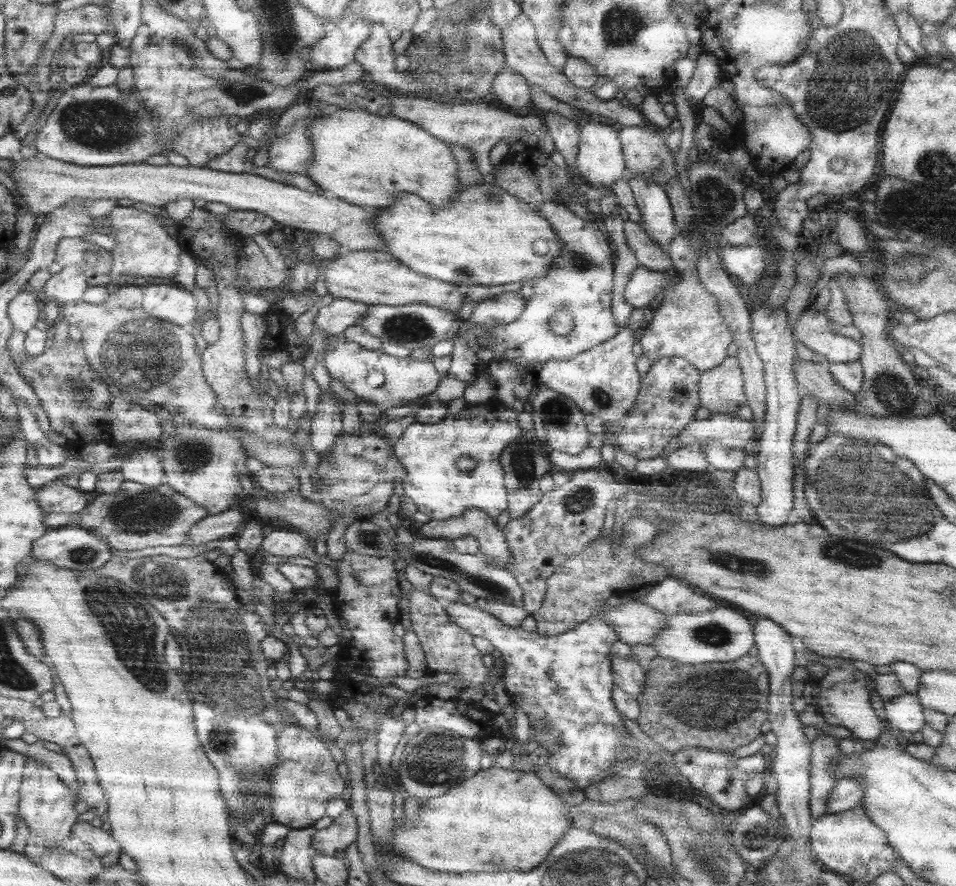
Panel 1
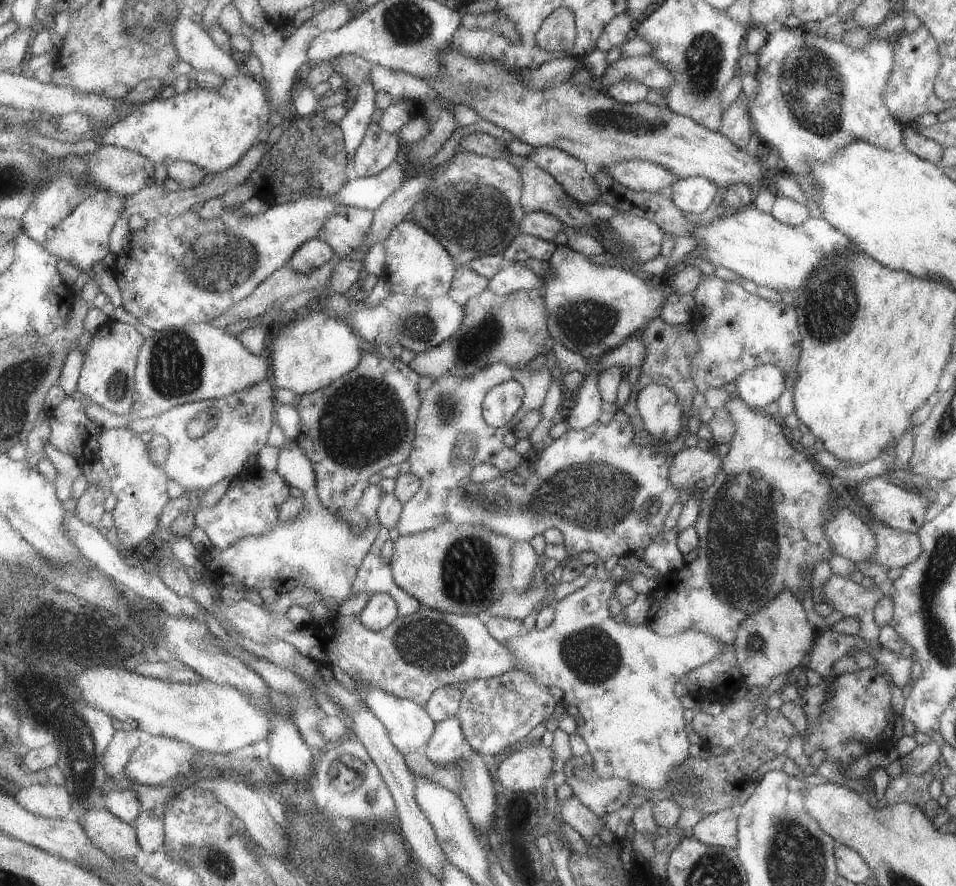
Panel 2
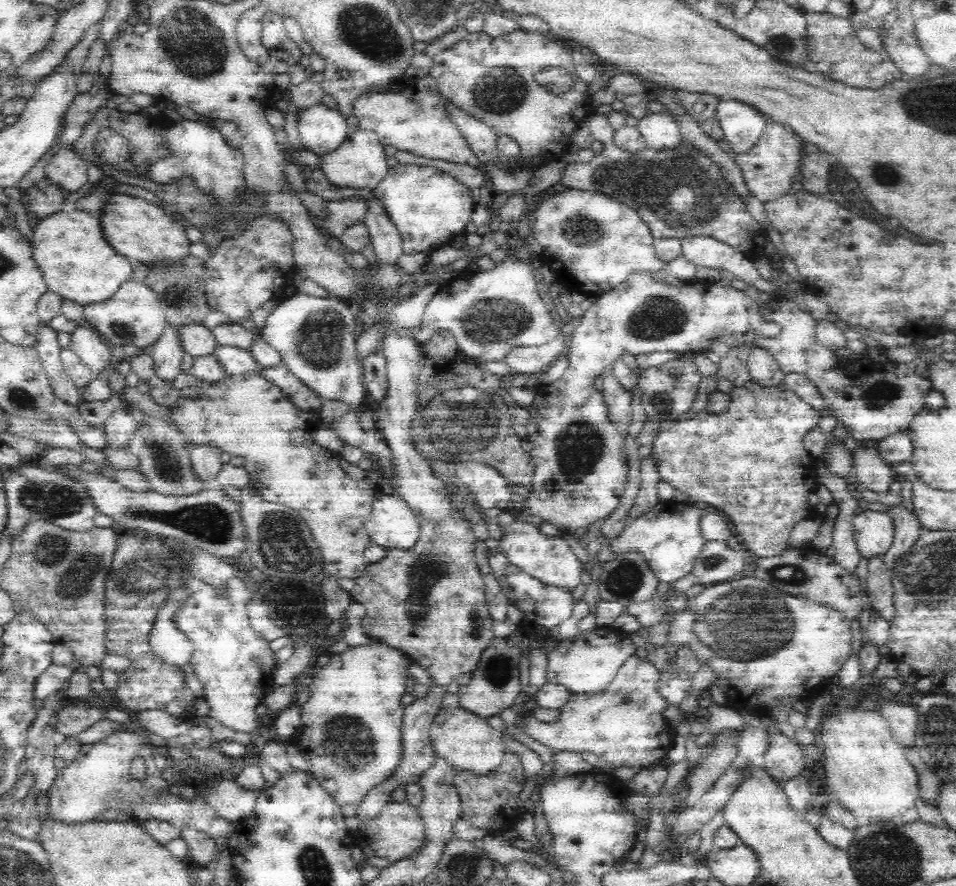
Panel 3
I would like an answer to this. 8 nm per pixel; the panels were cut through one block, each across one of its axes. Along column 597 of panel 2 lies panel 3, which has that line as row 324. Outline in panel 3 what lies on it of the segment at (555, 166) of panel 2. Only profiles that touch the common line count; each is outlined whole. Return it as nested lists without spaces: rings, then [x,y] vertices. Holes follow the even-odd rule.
[[[186,324],[184,327],[178,327],[178,331],[180,331],[184,352],[195,359],[214,355],[218,350],[219,344],[216,337],[203,324]]]

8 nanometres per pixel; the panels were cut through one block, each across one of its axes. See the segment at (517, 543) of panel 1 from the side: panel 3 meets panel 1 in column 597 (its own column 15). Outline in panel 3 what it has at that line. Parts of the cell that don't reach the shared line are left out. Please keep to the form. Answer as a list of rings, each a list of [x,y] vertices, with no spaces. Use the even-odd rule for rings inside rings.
[[[22,464],[17,470],[10,472],[10,476],[4,480],[4,486],[8,505],[8,518],[4,534],[11,533],[13,538],[31,518],[44,517],[66,529],[90,530],[95,525],[94,519],[99,517],[98,507],[96,507],[94,499],[90,497],[86,485],[80,479],[74,479],[74,477],[67,476],[61,472],[47,471],[37,465]]]

